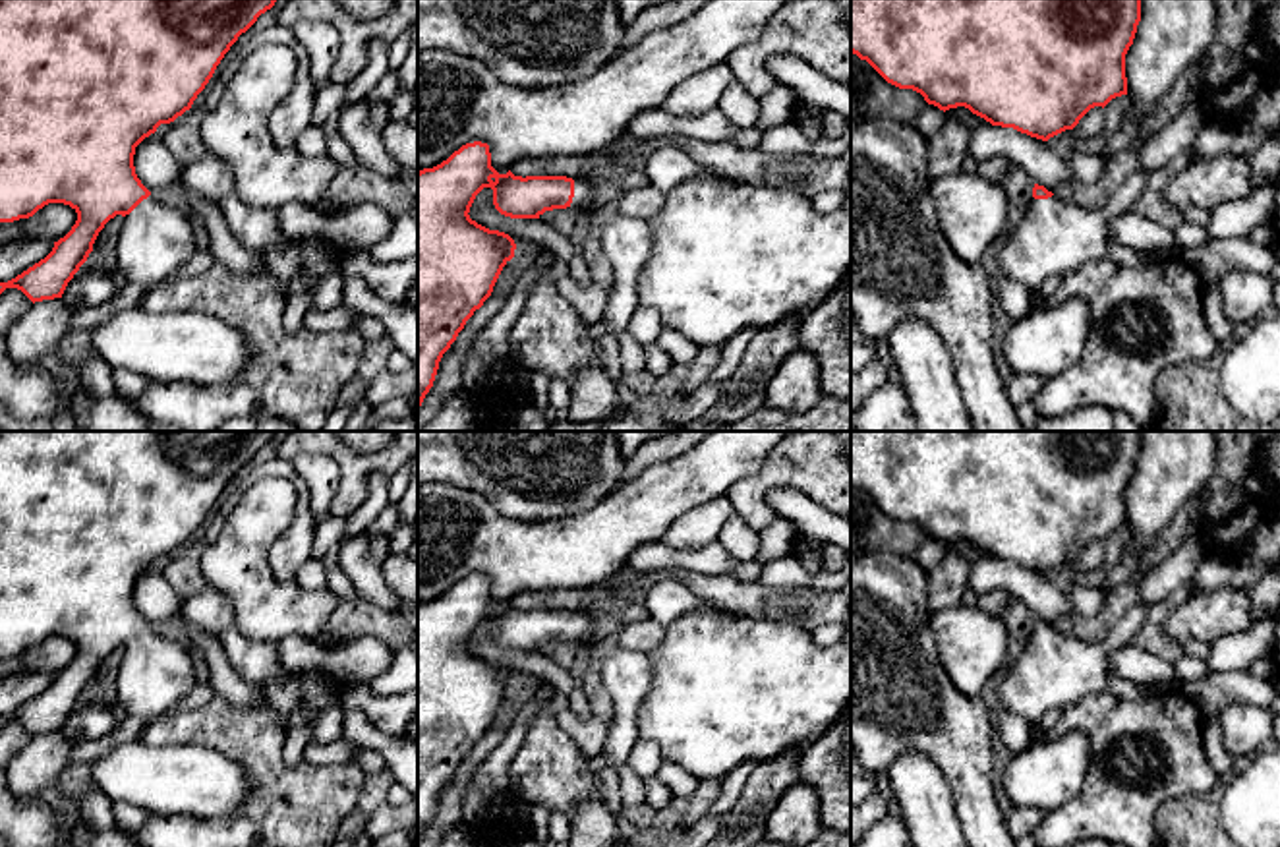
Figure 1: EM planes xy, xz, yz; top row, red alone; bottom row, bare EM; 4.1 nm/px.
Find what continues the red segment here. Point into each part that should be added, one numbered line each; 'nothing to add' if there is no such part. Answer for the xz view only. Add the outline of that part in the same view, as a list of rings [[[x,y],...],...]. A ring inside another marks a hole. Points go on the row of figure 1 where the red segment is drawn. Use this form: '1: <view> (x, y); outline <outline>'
1: xz (588, 196); outline [[[590,178],[574,180],[574,197],[567,211],[576,215],[576,220],[582,217],[594,217],[597,207],[603,205],[613,195],[613,188],[594,182]]]

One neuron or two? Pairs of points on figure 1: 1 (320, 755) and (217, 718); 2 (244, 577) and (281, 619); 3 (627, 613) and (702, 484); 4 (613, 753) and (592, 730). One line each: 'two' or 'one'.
1: two
2: one
3: two
4: two

